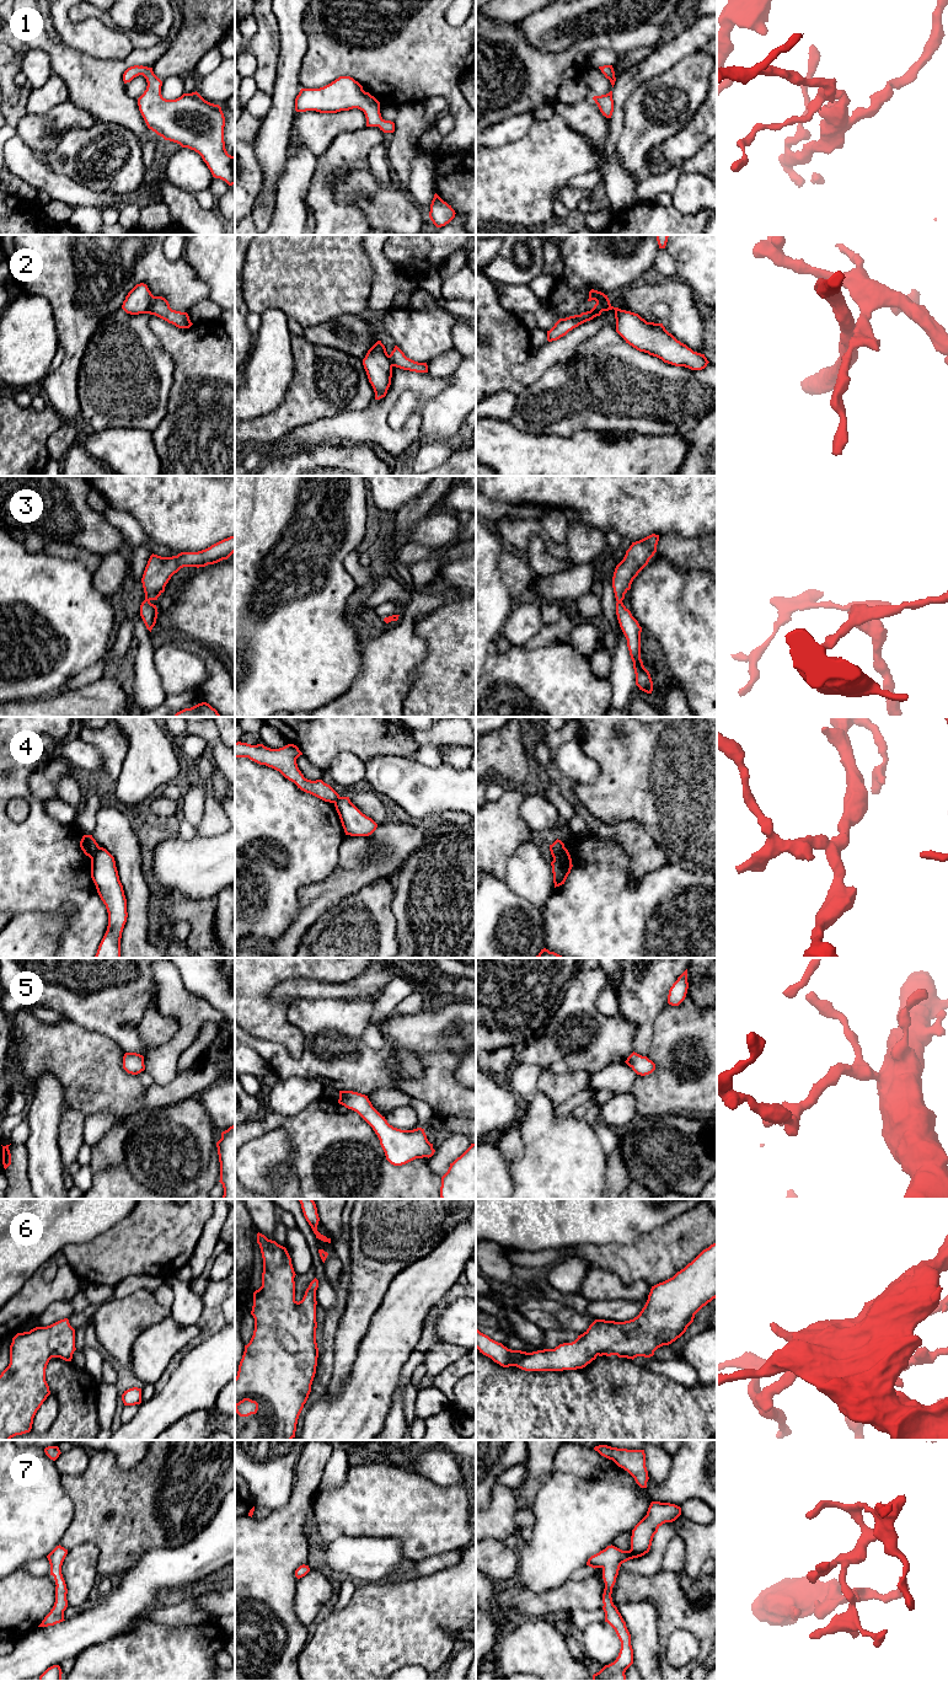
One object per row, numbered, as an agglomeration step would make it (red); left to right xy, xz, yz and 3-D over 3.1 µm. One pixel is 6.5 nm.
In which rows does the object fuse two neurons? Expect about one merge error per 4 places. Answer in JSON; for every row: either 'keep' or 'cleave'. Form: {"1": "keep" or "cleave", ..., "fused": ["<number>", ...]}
{"1": "keep", "2": "cleave", "3": "keep", "4": "cleave", "5": "keep", "6": "keep", "7": "keep", "fused": ["2", "4"]}

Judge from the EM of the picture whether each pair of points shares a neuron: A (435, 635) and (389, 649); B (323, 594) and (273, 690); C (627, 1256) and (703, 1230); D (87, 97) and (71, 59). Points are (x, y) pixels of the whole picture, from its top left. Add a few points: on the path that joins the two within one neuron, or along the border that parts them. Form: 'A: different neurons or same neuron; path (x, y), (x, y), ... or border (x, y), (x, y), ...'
A: different neurons; border (434, 611), (414, 621), (426, 643), (417, 667)
B: same neuron; path (300, 617), (273, 644), (273, 667)
C: same neuron; path (646, 1256), (658, 1256), (685, 1238)
D: same neuron; path (87, 87), (80, 79), (80, 73), (76, 69)

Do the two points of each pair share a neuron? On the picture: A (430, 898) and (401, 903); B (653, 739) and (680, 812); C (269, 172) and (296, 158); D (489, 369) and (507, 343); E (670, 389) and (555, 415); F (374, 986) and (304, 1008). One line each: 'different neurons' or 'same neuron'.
A: same neuron
B: same neuron
C: different neurons
D: same neuron
E: same neuron
F: different neurons

